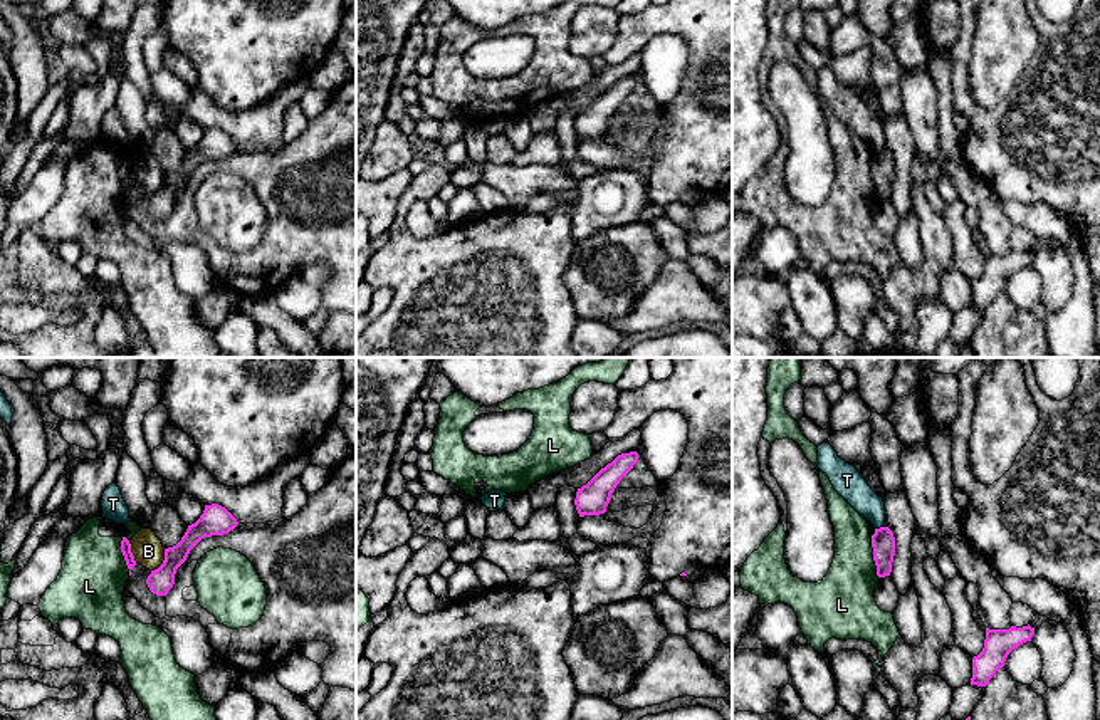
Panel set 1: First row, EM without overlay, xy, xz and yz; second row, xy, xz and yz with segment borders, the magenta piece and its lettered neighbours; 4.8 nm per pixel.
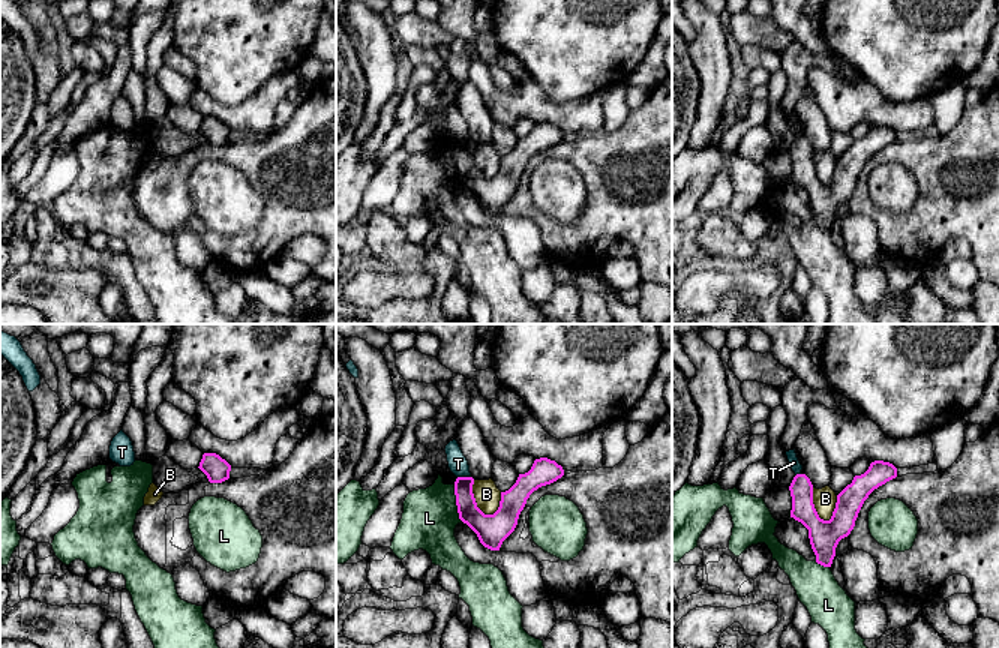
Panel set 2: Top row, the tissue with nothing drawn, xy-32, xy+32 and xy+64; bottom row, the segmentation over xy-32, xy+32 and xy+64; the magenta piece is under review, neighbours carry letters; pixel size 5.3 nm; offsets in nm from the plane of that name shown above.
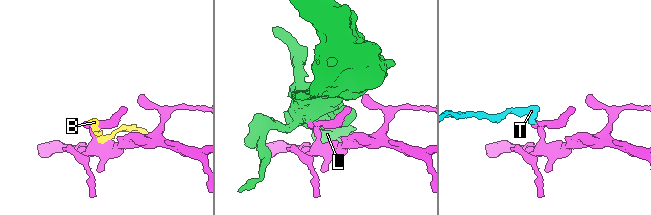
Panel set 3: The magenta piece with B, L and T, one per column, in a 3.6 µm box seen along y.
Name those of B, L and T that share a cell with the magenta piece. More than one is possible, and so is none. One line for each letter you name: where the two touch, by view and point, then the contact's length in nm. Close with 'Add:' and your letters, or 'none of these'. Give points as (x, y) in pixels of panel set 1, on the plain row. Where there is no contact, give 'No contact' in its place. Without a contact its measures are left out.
Add: none of these

